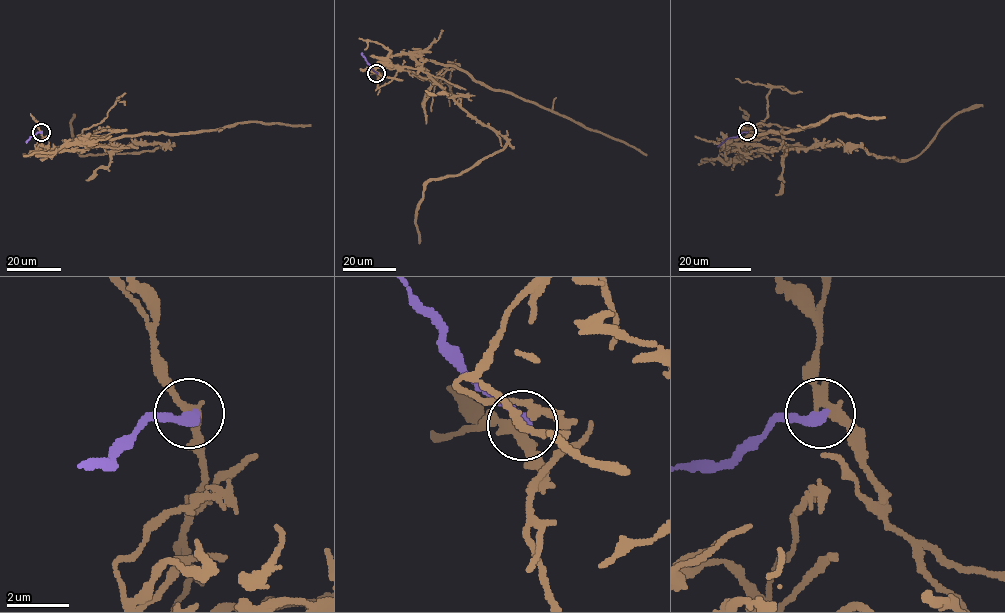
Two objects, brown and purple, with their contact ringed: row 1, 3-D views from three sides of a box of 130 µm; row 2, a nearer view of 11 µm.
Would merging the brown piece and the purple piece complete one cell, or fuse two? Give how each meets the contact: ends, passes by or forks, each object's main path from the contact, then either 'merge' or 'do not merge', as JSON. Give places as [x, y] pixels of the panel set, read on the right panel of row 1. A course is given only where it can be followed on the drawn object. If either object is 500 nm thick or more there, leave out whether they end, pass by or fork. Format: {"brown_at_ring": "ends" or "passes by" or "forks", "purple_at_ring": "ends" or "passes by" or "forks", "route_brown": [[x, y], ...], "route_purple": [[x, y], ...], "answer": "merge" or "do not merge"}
{"brown_at_ring": "forks", "purple_at_ring": "ends", "route_brown": [[747, 131], [767, 157], [742, 156], [742, 144], [836, 144], [901, 161], [983, 105]], "route_purple": [[748, 131], [717, 146]], "answer": "do not merge"}

